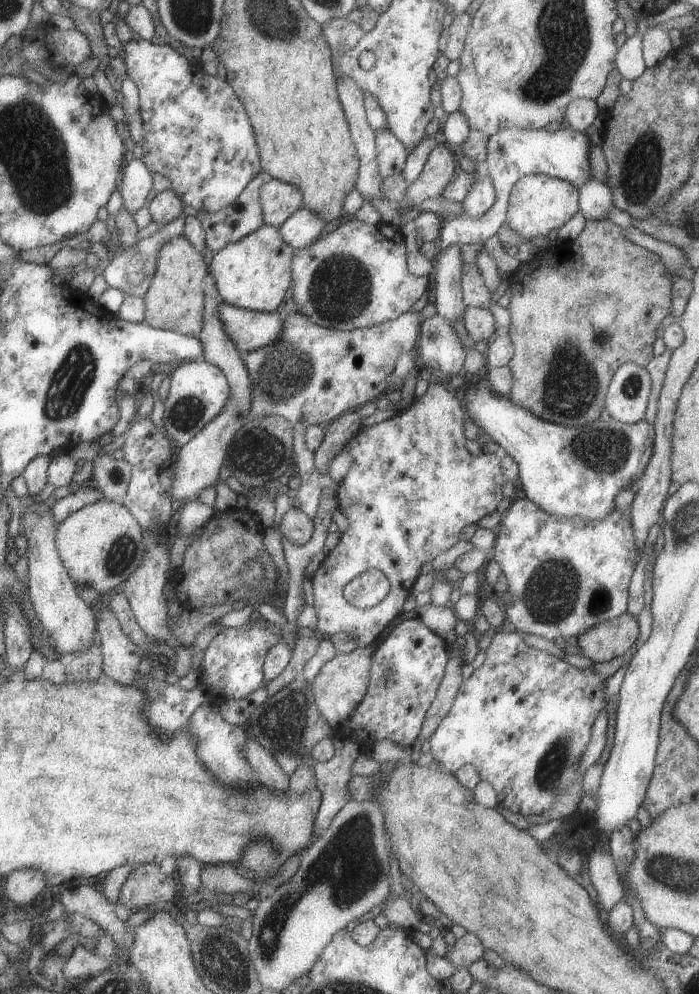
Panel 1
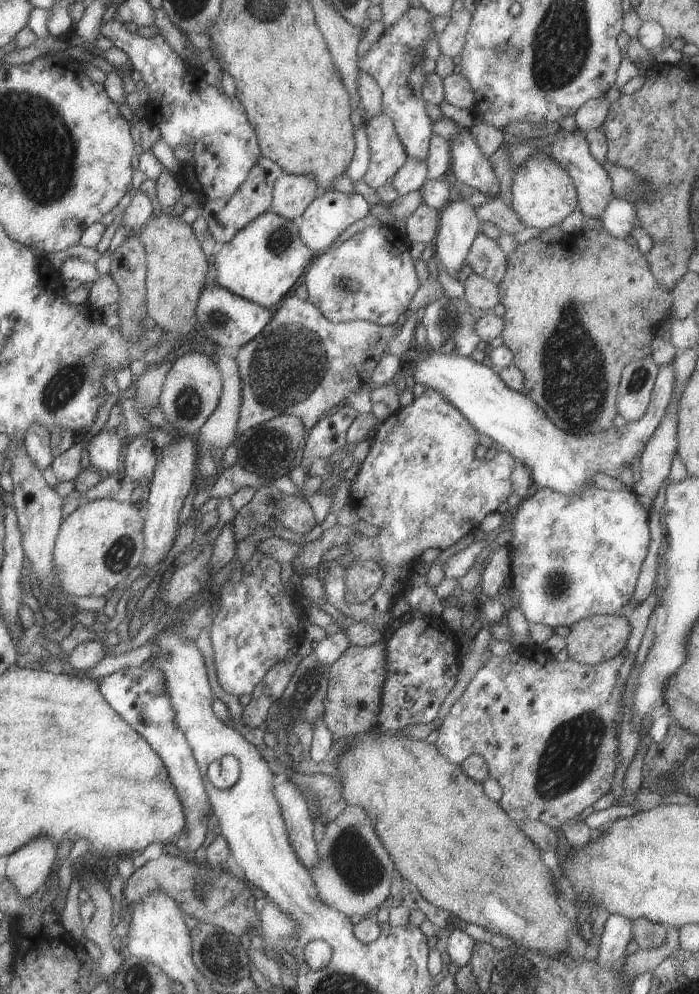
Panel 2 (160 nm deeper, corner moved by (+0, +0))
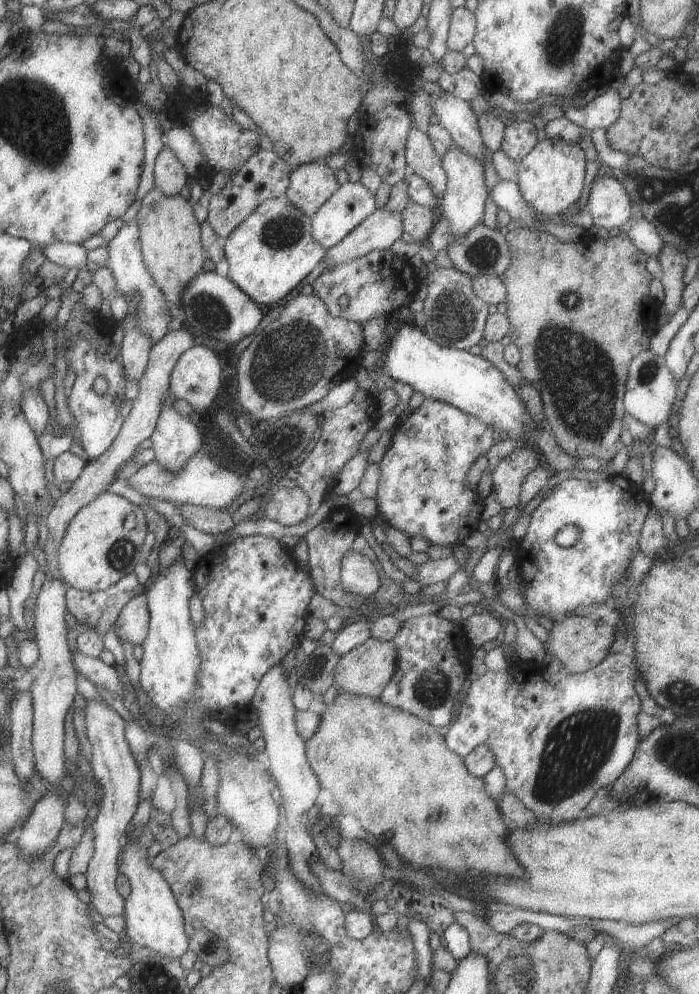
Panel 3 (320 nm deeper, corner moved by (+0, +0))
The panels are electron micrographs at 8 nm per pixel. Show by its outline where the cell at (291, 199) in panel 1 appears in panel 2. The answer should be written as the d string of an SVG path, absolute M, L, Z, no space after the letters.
M285 173L275 181L270 209L287 220L297 221L317 194L317 181L310 174Z

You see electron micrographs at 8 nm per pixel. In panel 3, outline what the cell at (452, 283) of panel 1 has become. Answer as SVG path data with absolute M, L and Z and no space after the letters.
M451 143L446 153L440 158L440 163L446 174L446 191L440 200L437 213L443 215L449 223L452 240L465 237L475 223L481 223L483 218L483 202L487 198L487 187L483 181L483 165L469 153L462 151L455 143Z

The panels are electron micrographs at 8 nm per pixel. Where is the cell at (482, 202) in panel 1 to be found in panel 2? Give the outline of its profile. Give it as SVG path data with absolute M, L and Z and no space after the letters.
M461 127L449 139L451 155L450 170L457 181L467 186L476 188L481 194L495 198L500 191L500 186L486 157L477 146L467 127Z

